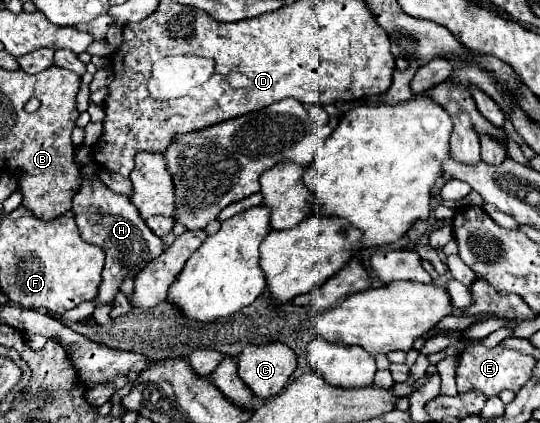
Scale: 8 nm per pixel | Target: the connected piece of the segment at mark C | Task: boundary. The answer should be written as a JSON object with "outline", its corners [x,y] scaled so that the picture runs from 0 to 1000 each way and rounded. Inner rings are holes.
{"outline":[[[519,809],[456,818],[441,842],[441,889],[481,946],[519,931],[544,870],[548,837]]]}

